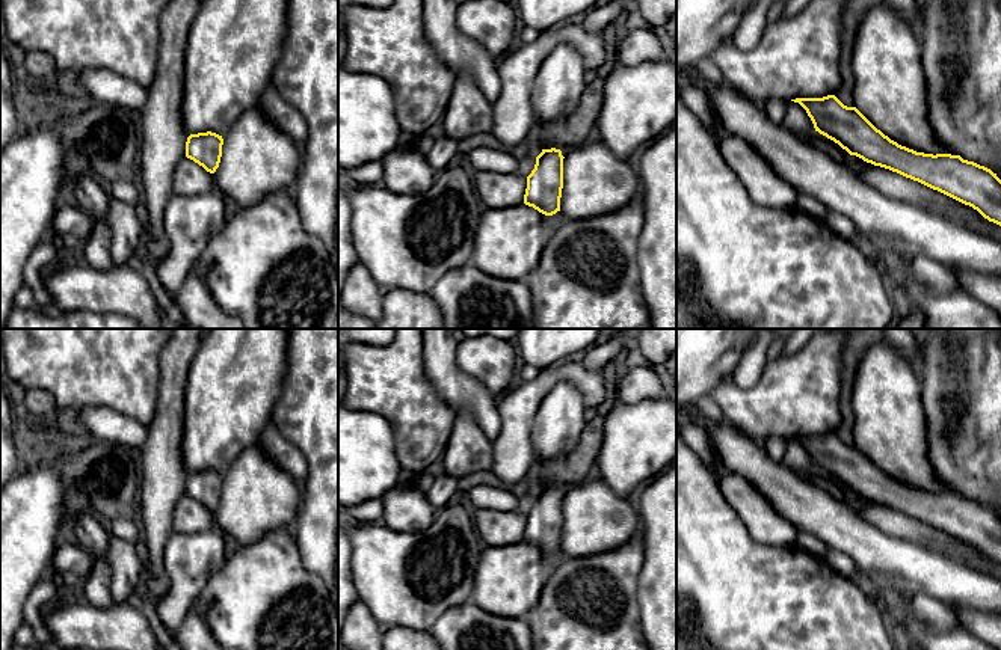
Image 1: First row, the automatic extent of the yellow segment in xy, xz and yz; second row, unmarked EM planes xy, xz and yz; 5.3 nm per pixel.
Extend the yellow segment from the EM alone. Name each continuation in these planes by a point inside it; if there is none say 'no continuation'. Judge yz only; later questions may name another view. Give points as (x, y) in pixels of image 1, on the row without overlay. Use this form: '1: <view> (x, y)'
no continuation

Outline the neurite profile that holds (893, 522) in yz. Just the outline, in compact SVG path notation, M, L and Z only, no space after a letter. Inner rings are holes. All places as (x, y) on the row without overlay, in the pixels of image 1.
M850 493L849 501L859 516L862 516L867 522L885 534L907 540L910 543L922 546L927 550L962 563L978 563L983 558L989 560L972 544L965 543L897 510L867 501L856 493Z

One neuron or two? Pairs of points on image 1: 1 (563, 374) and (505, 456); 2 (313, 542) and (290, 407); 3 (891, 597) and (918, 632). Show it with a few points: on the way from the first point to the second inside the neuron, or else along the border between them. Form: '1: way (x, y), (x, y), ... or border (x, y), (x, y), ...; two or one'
1: way (541, 386), (517, 410), (515, 433); one
2: way (322, 508), (322, 441); one
3: way (897, 607), (909, 623); one

